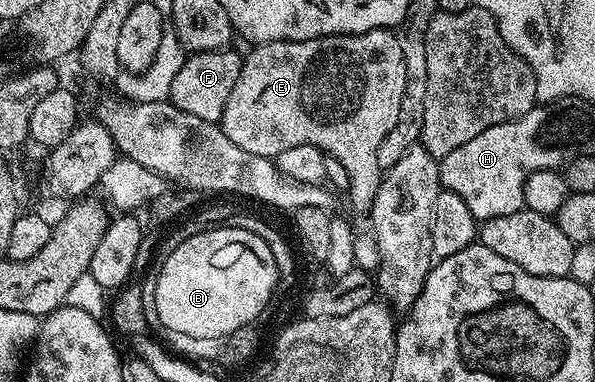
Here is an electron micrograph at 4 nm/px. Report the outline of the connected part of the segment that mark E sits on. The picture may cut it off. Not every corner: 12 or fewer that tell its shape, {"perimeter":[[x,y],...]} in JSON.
{"perimeter":[[396,31],[271,40],[219,121],[245,152],[314,144],[368,213],[397,124]]}

